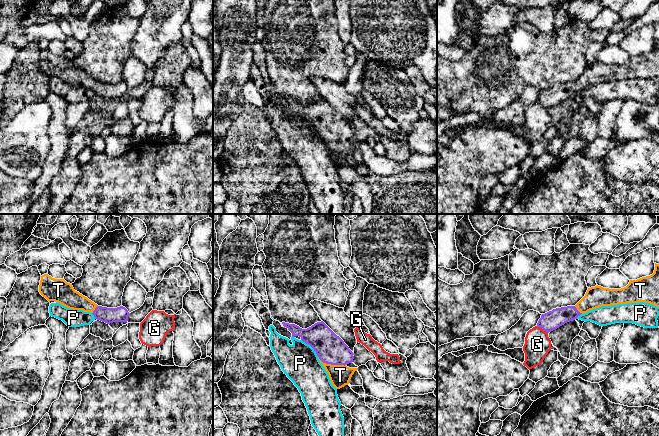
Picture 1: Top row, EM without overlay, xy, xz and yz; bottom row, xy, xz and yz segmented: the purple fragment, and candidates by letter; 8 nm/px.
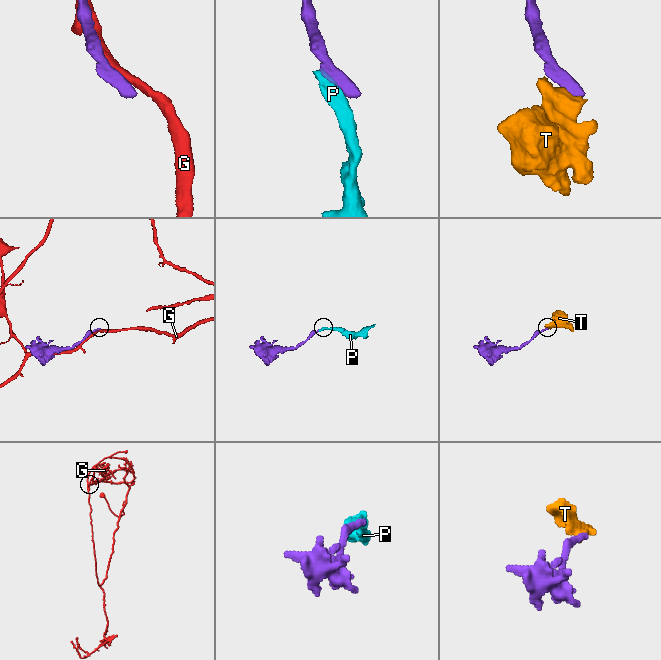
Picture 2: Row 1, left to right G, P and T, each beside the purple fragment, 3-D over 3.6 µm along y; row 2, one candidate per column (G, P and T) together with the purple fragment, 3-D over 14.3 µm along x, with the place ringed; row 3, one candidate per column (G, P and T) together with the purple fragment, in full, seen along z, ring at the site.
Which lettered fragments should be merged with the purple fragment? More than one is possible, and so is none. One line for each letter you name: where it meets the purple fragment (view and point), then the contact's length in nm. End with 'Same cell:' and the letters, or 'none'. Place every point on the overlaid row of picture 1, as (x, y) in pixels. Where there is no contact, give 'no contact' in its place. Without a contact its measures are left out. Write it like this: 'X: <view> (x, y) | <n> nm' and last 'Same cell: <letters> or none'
T: xz (331, 364) | 240 nm
Same cell: T

